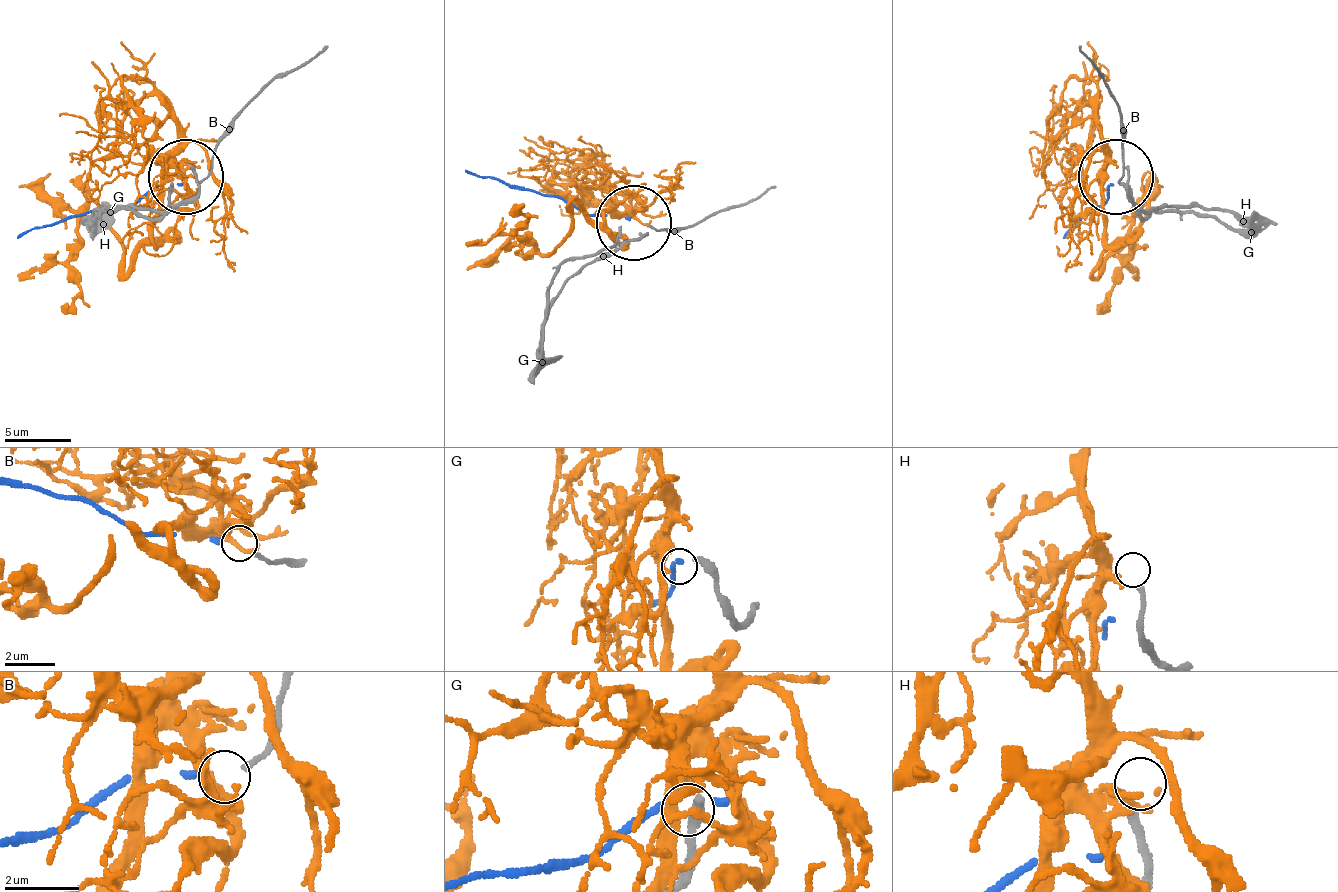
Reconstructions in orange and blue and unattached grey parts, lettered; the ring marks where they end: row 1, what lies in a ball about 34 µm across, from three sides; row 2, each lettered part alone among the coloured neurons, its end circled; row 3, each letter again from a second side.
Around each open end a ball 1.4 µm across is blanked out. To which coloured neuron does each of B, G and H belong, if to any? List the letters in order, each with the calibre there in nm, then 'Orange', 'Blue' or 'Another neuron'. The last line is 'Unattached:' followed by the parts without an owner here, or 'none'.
B: Thickness 140 nm. Blue
G: Thickness 300 nm. Orange
H: Thickness 200 nm. Another neuron
Unattached: H

